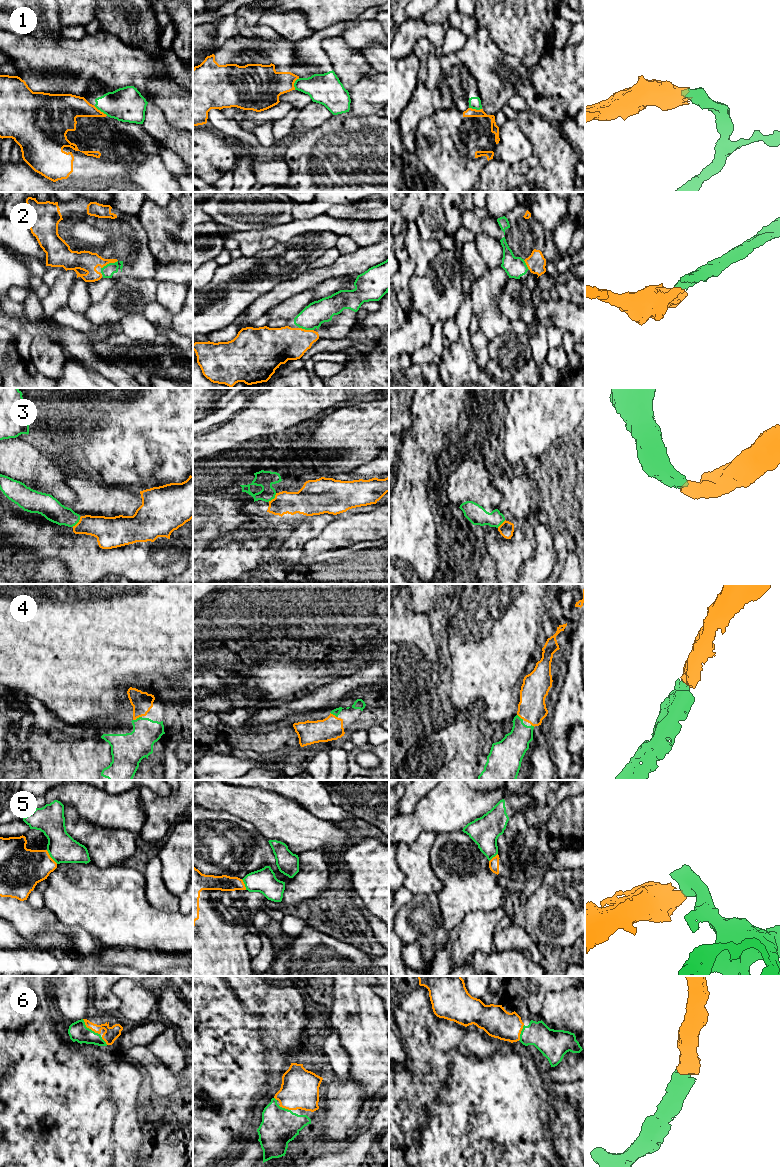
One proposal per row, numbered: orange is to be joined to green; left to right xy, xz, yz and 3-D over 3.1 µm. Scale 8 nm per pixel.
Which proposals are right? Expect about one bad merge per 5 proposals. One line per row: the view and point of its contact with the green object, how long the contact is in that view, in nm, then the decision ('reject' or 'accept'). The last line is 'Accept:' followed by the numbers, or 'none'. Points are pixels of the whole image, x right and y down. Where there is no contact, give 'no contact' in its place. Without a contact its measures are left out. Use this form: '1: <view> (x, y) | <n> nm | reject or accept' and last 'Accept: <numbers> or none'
1: xy (101, 111) | 130 nm | reject
2: xy (109, 263) | 150 nm | accept
3: xy (77, 522) | 100 nm | accept
4: xy (137, 718) | 80 nm | accept
5: xy (51, 857) | 140 nm | reject
6: xy (88, 1028) | 190 nm | accept
Accept: 2, 3, 4, 6

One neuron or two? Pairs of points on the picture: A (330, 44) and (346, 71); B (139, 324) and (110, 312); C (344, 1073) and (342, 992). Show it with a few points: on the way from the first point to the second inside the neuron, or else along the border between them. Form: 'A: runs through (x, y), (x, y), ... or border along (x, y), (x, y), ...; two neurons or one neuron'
A: runs through (337, 51), (343, 58), (344, 64); one neuron
B: border along (142, 312), (129, 313), (118, 321); two neurons
C: border along (333, 1028), (348, 1054), (349, 1071); two neurons

